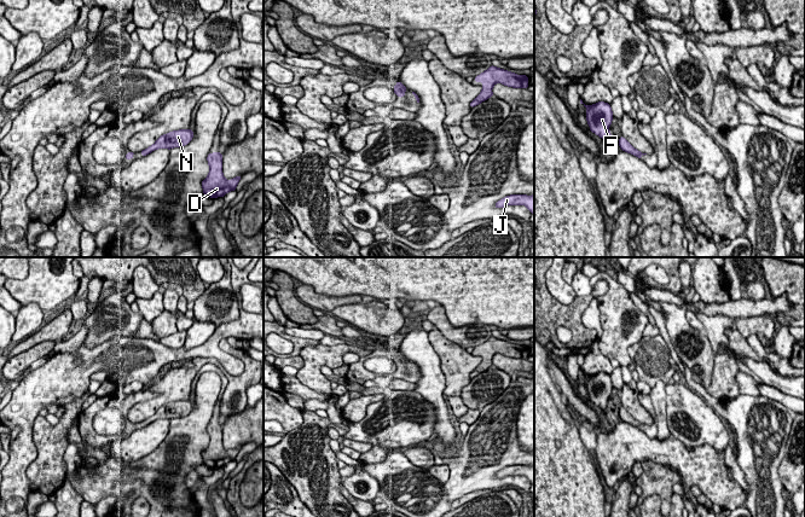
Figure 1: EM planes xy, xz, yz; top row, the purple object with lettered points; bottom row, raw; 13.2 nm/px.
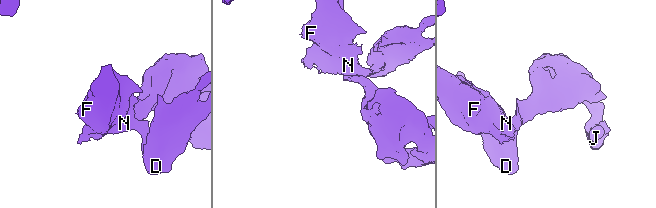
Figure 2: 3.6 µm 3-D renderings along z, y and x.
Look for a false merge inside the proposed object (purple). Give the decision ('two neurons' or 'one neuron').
one neuron

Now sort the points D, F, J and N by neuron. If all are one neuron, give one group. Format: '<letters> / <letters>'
D F J N

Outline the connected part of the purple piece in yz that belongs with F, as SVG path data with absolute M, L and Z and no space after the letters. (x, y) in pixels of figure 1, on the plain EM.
M580 370L580 374L583 374L587 383L586 390L590 397L590 401L593 402L596 406L601 407L603 411L610 409L612 405L609 402L609 396L613 391L613 383L610 374L604 372L598 372L593 376L585 376Z

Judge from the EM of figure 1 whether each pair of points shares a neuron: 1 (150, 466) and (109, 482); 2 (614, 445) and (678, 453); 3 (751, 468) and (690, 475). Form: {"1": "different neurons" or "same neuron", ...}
{"1": "same neuron", "2": "same neuron", "3": "different neurons"}

